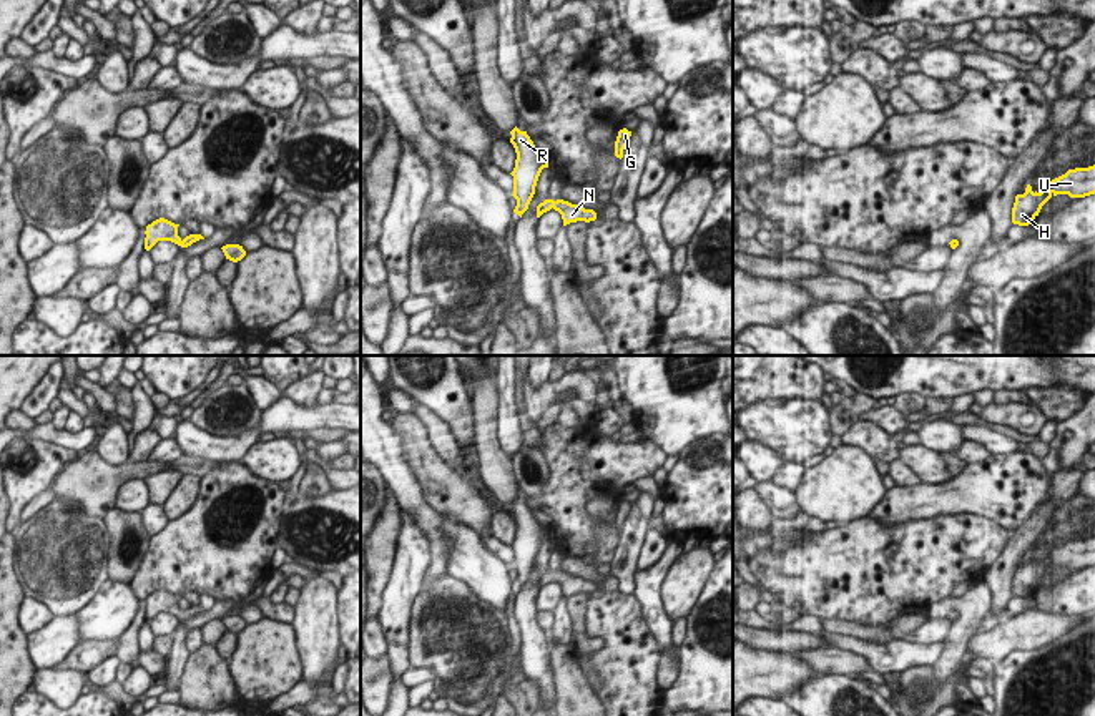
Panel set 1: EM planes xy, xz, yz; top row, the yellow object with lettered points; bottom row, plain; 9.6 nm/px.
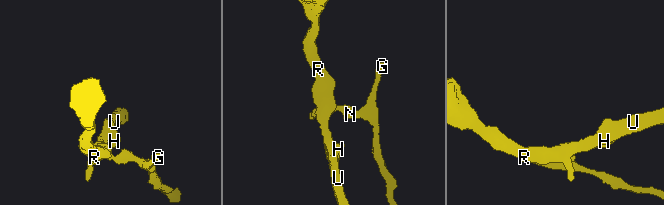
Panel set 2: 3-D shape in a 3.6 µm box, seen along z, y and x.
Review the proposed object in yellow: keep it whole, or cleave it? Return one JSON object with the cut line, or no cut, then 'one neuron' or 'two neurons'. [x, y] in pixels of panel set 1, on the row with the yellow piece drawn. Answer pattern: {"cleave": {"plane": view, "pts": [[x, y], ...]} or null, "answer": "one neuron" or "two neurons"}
{"cleave": null, "answer": "one neuron"}

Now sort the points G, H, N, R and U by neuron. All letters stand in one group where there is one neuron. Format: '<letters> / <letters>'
G H N R U

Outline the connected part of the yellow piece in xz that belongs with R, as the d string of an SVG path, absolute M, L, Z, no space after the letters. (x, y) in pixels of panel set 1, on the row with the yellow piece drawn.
M517 126L510 131L510 143L515 148L517 159L515 168L510 173L513 176L513 198L517 206L513 213L520 218L528 209L528 204L535 194L535 186L543 168L548 168L548 156L543 156L527 135Z

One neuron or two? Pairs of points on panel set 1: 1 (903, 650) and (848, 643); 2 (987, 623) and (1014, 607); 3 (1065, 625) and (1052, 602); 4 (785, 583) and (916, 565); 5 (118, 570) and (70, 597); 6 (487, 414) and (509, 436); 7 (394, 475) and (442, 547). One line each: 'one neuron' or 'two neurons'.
1: one neuron
2: one neuron
3: two neurons
4: one neuron
5: two neurons
6: two neurons
7: one neuron

